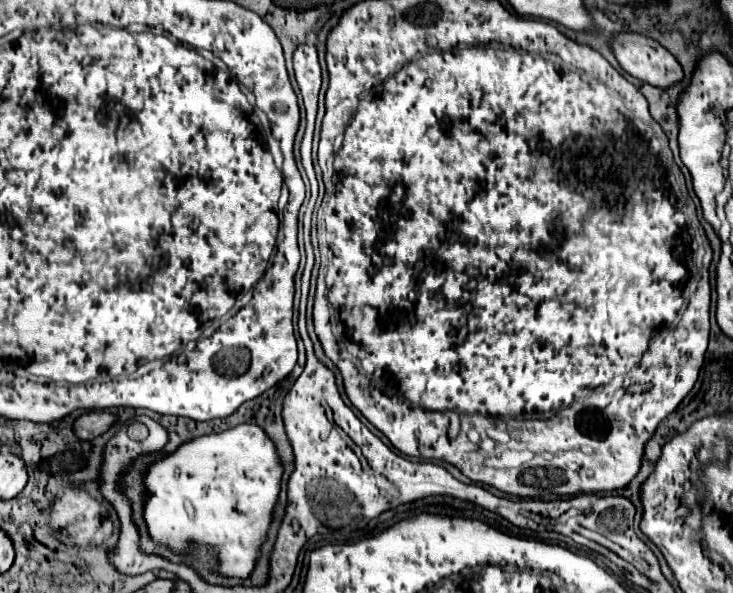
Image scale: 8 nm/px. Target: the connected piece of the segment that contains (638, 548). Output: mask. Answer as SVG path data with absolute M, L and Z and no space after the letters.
M581 494L581 496L577 496L577 498L571 498L571 500L561 502L559 508L561 508L561 514L563 514L563 512L569 512L569 510L581 512L581 514L583 514L583 522L579 520L581 526L585 526L585 528L589 528L589 530L595 530L595 532L603 534L603 536L609 538L611 542L615 542L615 544L619 544L621 548L629 550L633 556L639 556L639 558L647 560L651 570L659 568L655 554L653 554L653 552L651 552L651 550L635 536L633 528L629 528L631 522L633 522L633 516L635 516L635 508L633 508L633 504L631 504L627 498L623 498L623 496L595 496L595 494Z

